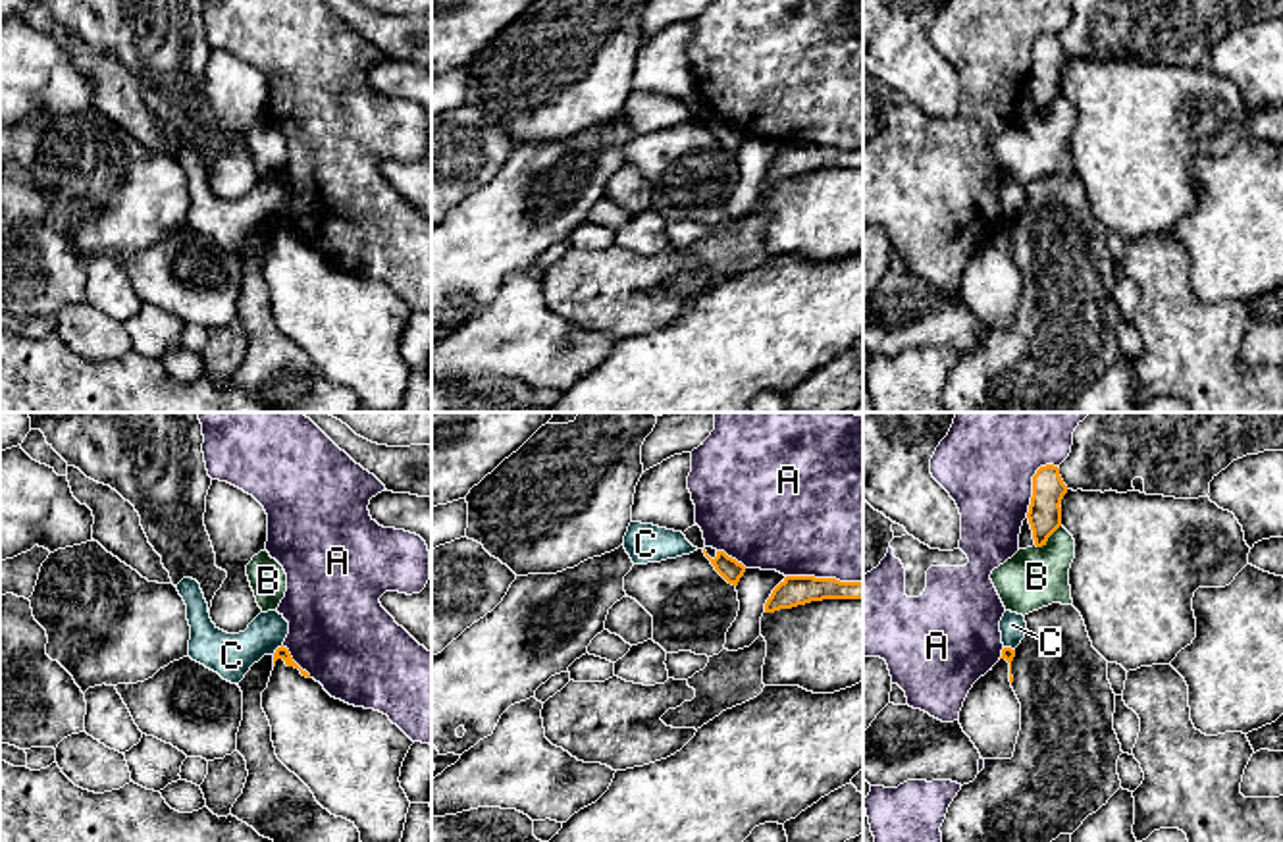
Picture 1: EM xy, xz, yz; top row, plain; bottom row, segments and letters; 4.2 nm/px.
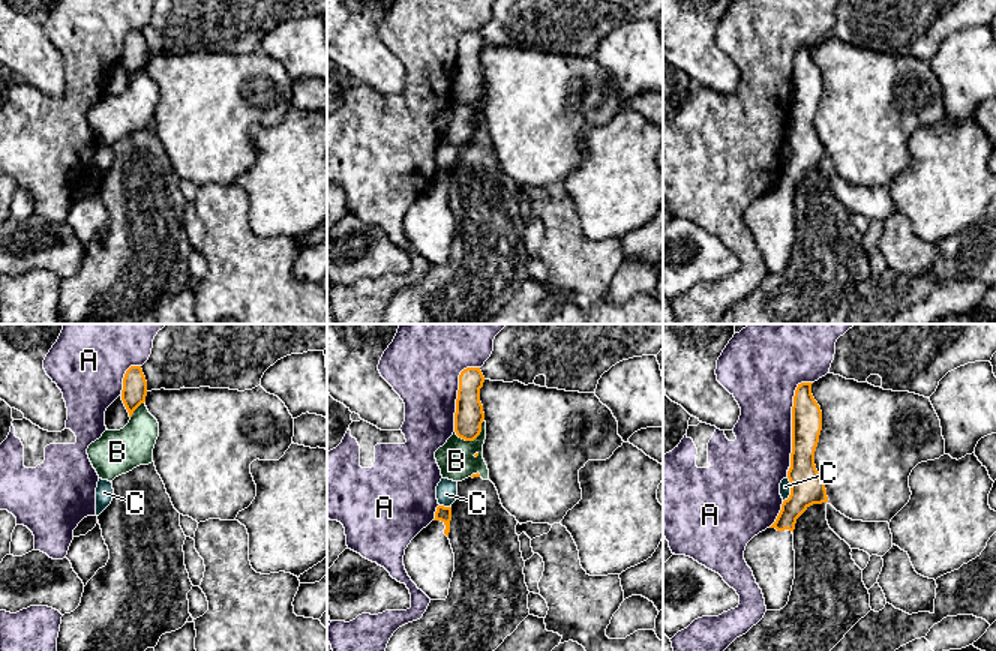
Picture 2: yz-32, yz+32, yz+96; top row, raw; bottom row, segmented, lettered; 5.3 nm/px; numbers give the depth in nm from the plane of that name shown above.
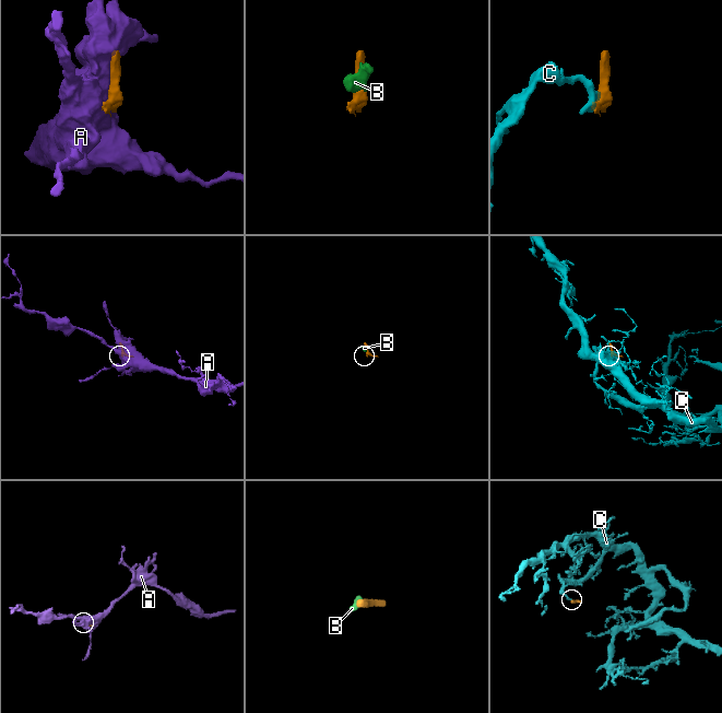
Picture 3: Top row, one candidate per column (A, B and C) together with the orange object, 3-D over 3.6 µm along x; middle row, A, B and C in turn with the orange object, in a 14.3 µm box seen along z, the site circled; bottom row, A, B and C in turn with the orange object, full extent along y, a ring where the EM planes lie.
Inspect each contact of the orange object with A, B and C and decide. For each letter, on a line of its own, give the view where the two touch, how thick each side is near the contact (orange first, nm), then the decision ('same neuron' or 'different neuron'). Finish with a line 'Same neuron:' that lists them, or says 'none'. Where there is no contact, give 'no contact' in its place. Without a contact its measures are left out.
A: xz | 130/500 nm | different neuron
B: yz | 140/260 nm | different neuron
C: xy | 50/190 nm | different neuron
Same neuron: none

